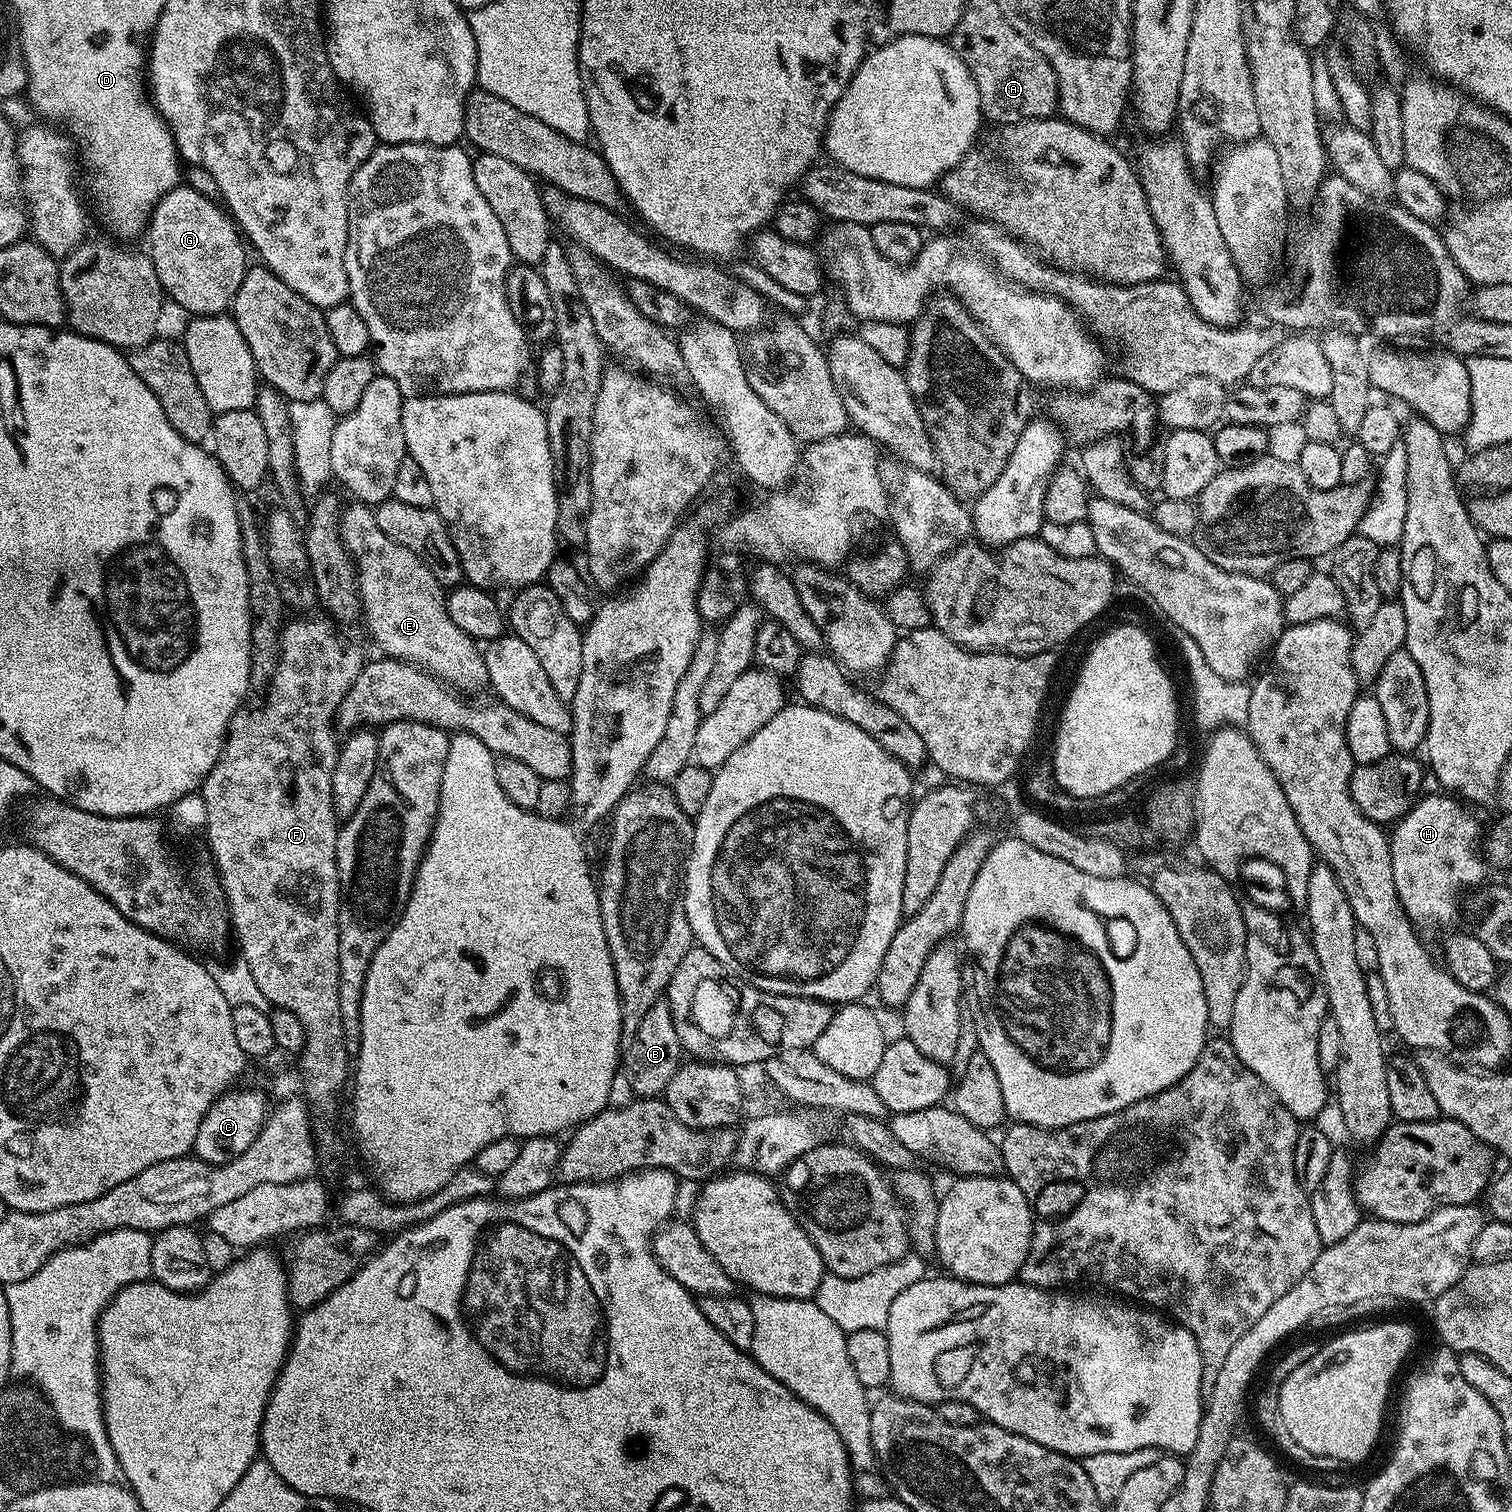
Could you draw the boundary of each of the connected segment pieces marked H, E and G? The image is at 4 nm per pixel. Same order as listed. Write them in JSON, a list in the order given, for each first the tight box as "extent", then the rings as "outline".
[{"extent":[1390,794,1490,934],"outline":[[[1452,794],[1425,795],[1417,799],[1401,820],[1396,821],[1390,832],[1394,890],[1398,890],[1400,905],[1412,927],[1424,934],[1450,927],[1460,916],[1460,895],[1464,891],[1479,889],[1485,883],[1484,875],[1490,871],[1482,855],[1482,828],[1480,832],[1479,822],[1463,806]]]},{"extent":[339,502,489,694],"outline":[[[352,502],[343,509],[339,521],[340,533],[352,560],[356,563],[356,586],[360,589],[363,623],[368,623],[372,640],[381,648],[385,657],[405,660],[416,664],[425,672],[449,684],[461,694],[476,694],[479,688],[489,687],[483,651],[478,650],[477,641],[454,626],[446,610],[446,592],[430,574],[430,570],[406,546],[394,542],[382,530],[378,530],[375,511],[359,502]]]},{"extent":[146,186,250,316],"outline":[[[187,186],[171,188],[152,210],[147,236],[146,251],[171,303],[173,300],[192,316],[214,316],[231,305],[250,259],[244,253],[246,240],[236,221],[217,201]]]}]

